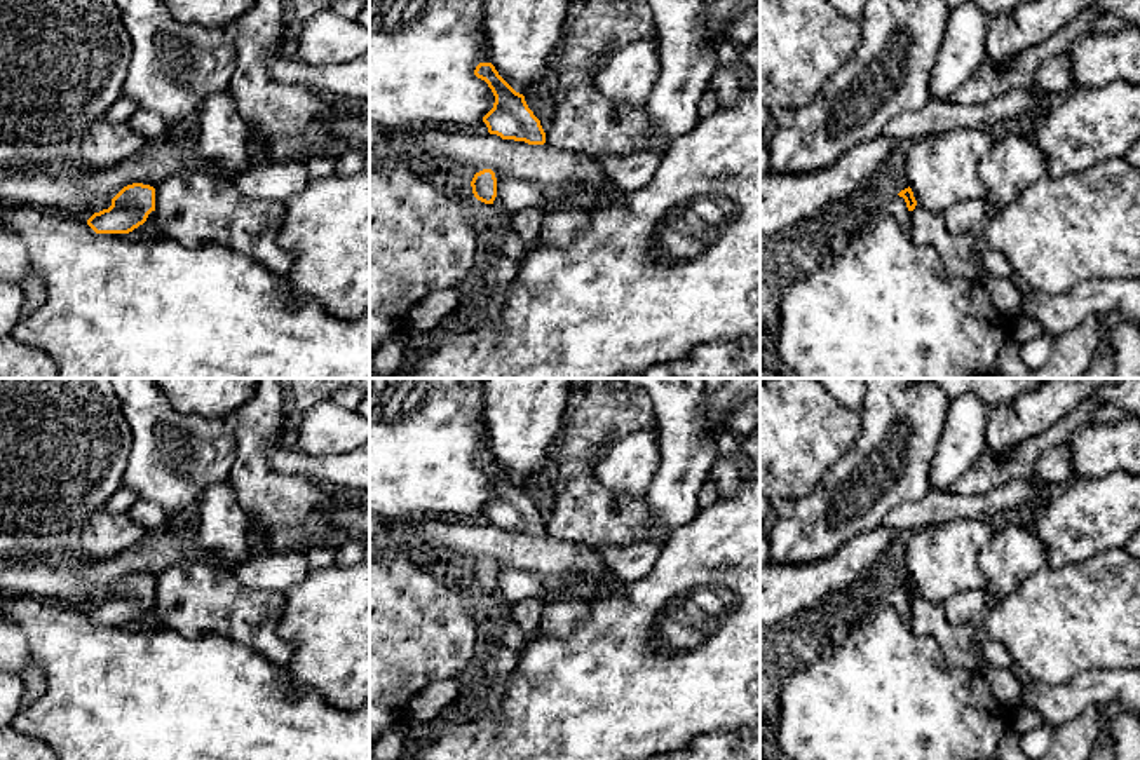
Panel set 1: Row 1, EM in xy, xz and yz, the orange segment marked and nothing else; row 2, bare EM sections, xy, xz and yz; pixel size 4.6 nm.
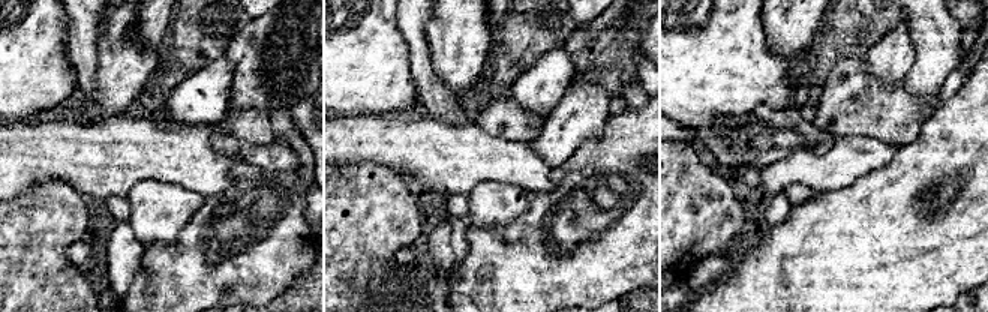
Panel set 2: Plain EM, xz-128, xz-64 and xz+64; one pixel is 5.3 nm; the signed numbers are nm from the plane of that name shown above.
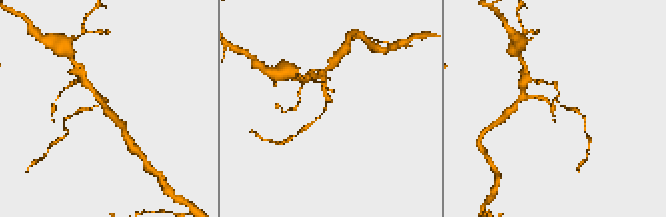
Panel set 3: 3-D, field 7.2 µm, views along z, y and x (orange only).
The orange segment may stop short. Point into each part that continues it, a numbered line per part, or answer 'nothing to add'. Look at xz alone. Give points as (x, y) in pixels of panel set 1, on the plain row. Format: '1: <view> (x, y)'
nothing to add

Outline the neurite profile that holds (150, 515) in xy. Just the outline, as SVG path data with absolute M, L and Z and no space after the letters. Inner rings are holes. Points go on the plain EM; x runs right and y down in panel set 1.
M139 499L129 511L127 516L145 526L148 533L166 528L167 514L160 504Z

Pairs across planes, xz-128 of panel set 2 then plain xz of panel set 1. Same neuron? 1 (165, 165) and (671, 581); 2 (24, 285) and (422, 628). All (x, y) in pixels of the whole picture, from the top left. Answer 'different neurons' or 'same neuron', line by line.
1: different neurons
2: same neuron

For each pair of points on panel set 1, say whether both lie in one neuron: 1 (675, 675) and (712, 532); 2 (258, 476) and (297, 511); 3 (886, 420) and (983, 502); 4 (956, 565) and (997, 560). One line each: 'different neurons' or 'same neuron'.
1: same neuron
2: same neuron
3: different neurons
4: different neurons

